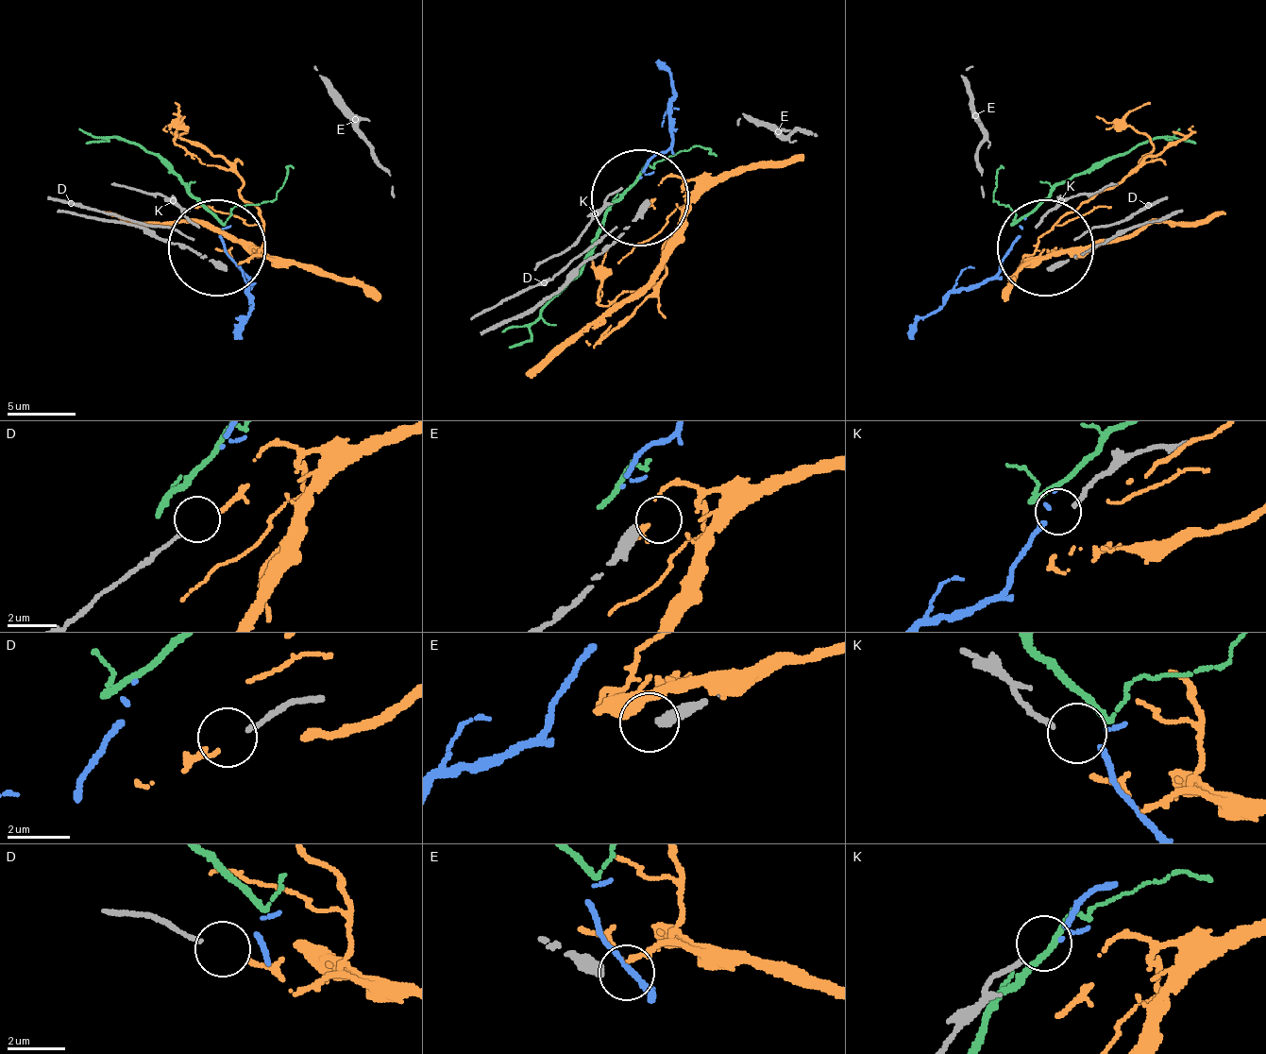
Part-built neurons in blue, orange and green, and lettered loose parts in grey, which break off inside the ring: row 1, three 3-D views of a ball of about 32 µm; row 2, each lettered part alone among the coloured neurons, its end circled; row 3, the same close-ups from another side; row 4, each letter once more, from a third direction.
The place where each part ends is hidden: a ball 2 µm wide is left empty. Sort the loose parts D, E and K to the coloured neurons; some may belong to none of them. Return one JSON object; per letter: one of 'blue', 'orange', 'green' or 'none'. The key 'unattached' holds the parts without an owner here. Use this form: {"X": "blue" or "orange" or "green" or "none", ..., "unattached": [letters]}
{"D": "orange", "E": "none", "K": "blue", "unattached": ["E"]}

